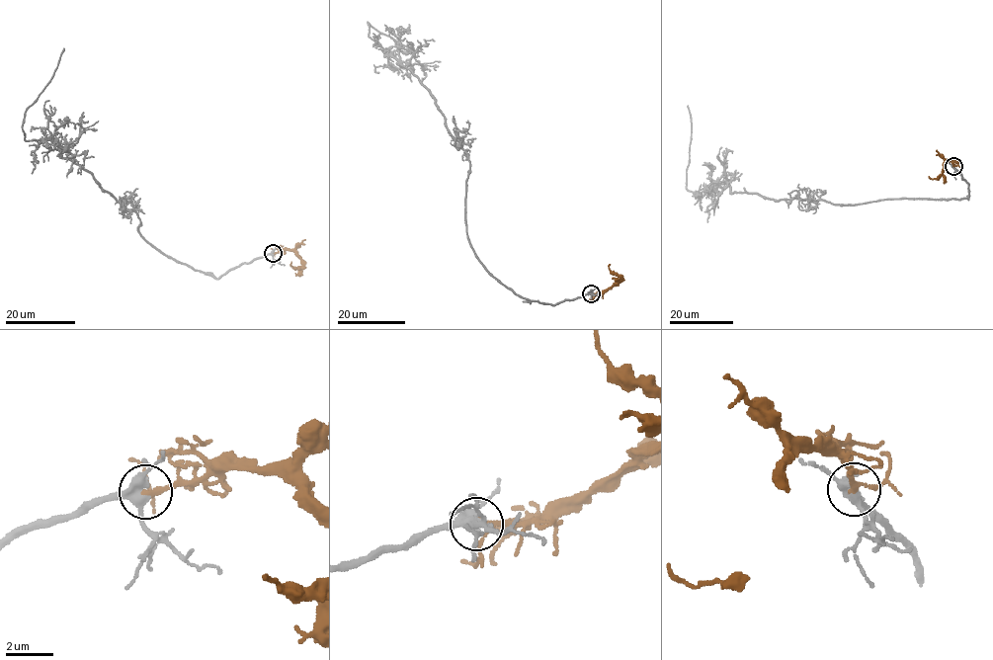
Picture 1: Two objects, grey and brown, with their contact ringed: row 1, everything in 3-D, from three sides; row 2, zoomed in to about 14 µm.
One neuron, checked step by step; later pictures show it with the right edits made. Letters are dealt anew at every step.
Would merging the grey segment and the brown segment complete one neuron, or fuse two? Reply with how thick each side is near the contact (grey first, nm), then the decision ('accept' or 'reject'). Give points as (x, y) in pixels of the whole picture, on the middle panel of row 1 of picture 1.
380 nm thick on the grey side, 240 nm on the other; accept

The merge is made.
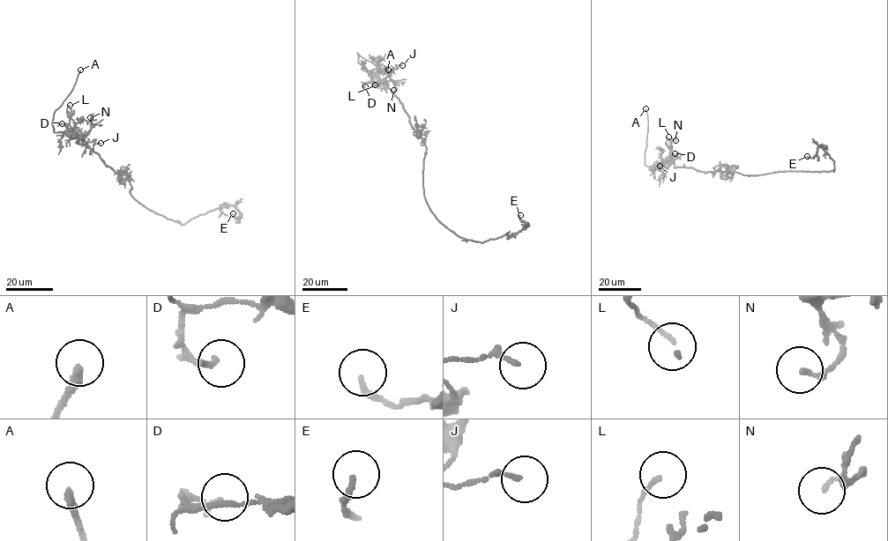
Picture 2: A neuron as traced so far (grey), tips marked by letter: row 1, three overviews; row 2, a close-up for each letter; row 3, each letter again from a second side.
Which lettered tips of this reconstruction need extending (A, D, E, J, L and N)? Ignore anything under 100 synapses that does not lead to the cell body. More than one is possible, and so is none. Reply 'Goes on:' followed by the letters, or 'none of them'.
Goes on: A

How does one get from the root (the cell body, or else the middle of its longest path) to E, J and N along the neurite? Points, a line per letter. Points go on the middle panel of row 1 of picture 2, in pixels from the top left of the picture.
E: (426, 147), (422, 169), (424, 197), (435, 217), (457, 235), (482, 242), (514, 234), (526, 226), (520, 215)
J: (426, 147), (409, 122), (402, 102), (379, 82), (385, 80), (397, 64), (402, 65)
N: (426, 147), (409, 122), (402, 102), (380, 81), (393, 81), (396, 88), (393, 90)

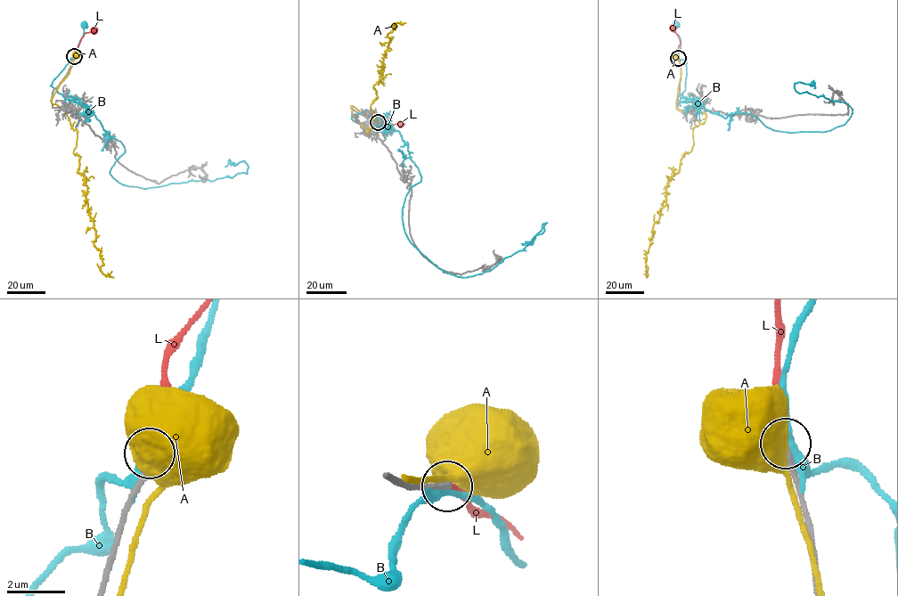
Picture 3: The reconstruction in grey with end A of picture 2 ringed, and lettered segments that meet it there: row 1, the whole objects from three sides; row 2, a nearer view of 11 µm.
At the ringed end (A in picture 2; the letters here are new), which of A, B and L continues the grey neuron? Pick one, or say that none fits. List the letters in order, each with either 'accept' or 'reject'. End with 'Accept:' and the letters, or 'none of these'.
A: reject
B: reject
L: accept
Accept: L

